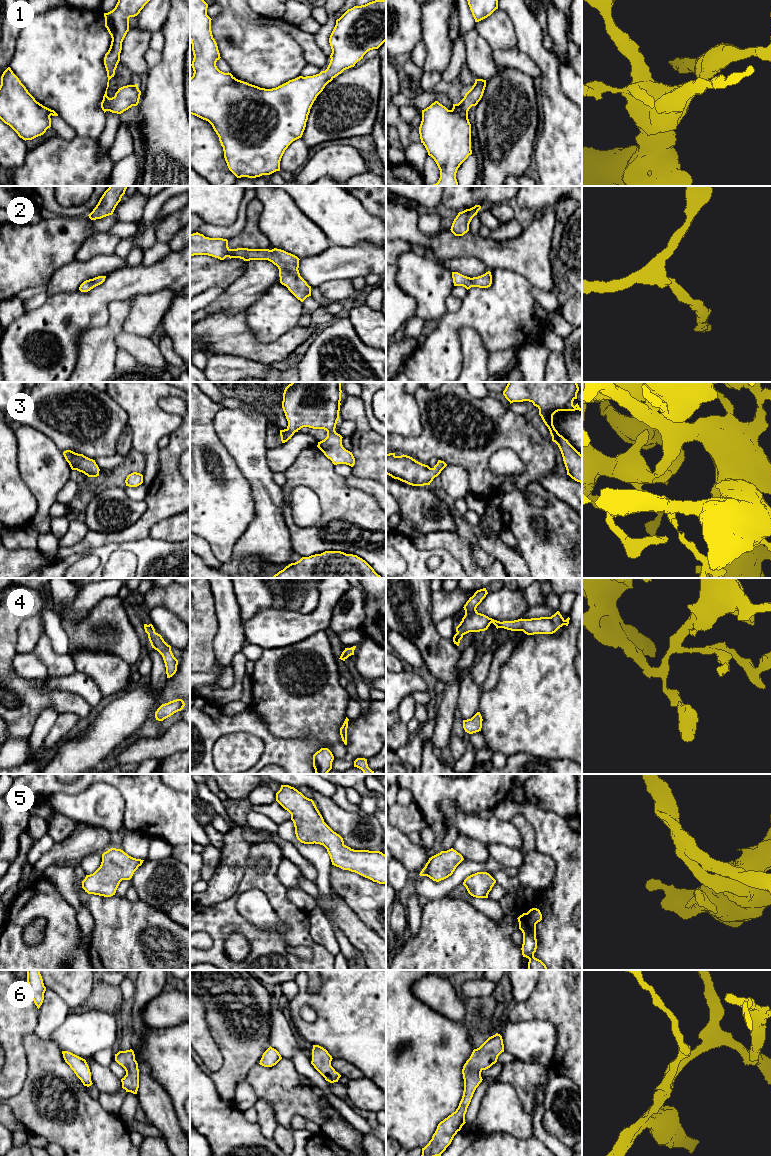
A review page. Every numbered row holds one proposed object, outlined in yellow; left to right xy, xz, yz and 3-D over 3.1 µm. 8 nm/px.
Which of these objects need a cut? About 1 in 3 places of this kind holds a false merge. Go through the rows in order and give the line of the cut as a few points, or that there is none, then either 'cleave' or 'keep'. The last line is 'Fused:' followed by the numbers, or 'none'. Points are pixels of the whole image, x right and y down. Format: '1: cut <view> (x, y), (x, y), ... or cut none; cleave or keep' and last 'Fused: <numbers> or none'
1: cut none; keep
2: cut none; keep
3: cut none; keep
4: cut none; keep
5: cut none; keep
6: cut none; keep
Fused: none

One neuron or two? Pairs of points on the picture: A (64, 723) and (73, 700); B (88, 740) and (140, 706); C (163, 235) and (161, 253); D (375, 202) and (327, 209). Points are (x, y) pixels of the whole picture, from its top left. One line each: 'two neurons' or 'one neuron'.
A: two neurons
B: one neuron
C: two neurons
D: two neurons

